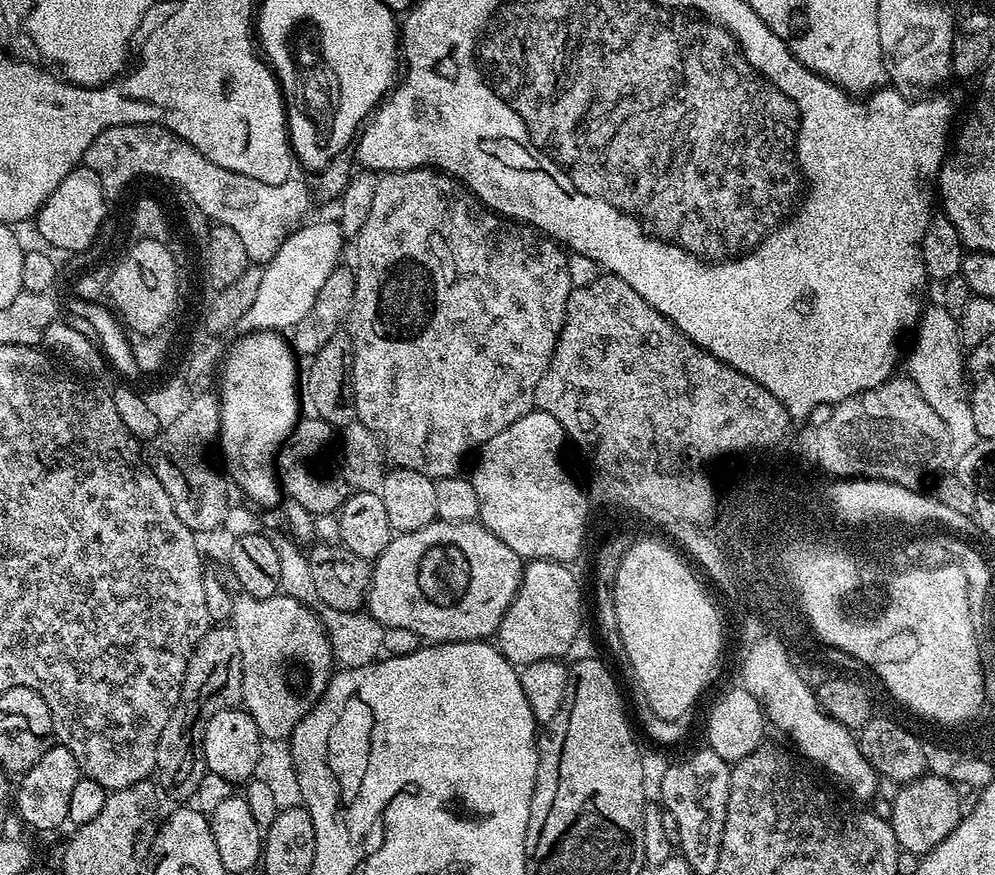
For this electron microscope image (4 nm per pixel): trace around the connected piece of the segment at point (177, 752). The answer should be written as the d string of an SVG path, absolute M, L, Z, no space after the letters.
M230 626L209 627L208 633L192 651L178 706L170 714L170 722L162 726L162 738L158 738L154 776L163 795L165 792L170 799L180 800L176 802L188 802L195 797L198 782L202 782L206 771L206 726L214 714L237 707L243 699L242 650L238 650L238 634Z

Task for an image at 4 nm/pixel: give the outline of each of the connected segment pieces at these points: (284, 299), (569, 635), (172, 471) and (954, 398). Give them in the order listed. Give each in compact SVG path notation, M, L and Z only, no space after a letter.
M339 221L305 223L289 233L274 258L263 267L263 278L258 286L254 305L250 306L239 329L245 331L290 330L310 312L323 284L339 265L338 258L346 237Z
M529 560L524 566L520 589L510 602L494 637L500 652L513 666L567 657L580 623L584 620L584 596L567 563L558 560Z
M169 419L161 427L160 432L156 435L156 439L151 441L152 460L150 456L150 467L156 473L158 482L162 482L162 486L166 490L166 494L170 494L170 502L174 506L174 514L178 514L178 518L182 518L182 522L191 532L203 534L203 532L212 532L221 527L224 523L224 515L227 514L230 507L228 496L224 493L225 481L222 479L221 473L208 465L208 460L204 457L204 451L208 448L208 443L214 440L217 434L212 430L212 420L176 420Z
M943 306L925 307L919 317L915 332L916 345L913 346L912 353L908 356L907 379L915 382L918 390L922 390L922 398L930 402L934 414L938 414L938 418L946 422L952 439L953 453L968 452L975 444L977 447L978 437L972 413L972 401L966 384L964 388L964 380L960 377L960 371L965 371L966 368L966 356L964 352L960 353L962 341L957 317Z

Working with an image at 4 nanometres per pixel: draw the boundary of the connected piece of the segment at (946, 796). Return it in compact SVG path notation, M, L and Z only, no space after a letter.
M925 774L897 791L900 793L892 800L890 823L903 851L923 857L933 852L960 825L960 796L954 789L953 782L947 778Z

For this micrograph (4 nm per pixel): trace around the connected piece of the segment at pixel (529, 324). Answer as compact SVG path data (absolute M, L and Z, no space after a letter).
M431 166L383 173L374 193L369 217L354 238L354 243L357 260L357 264L354 264L356 289L350 317L350 335L354 350L352 381L356 419L361 420L386 442L387 459L395 467L418 470L418 474L426 474L435 481L444 476L455 476L461 471L460 463L467 458L468 452L475 453L483 449L494 437L502 434L502 430L533 411L535 390L538 382L542 382L542 374L546 374L546 366L550 366L550 358L564 328L566 302L573 290L565 249L556 241L545 238L535 228L529 228L485 208L480 197L465 188L455 176Z

